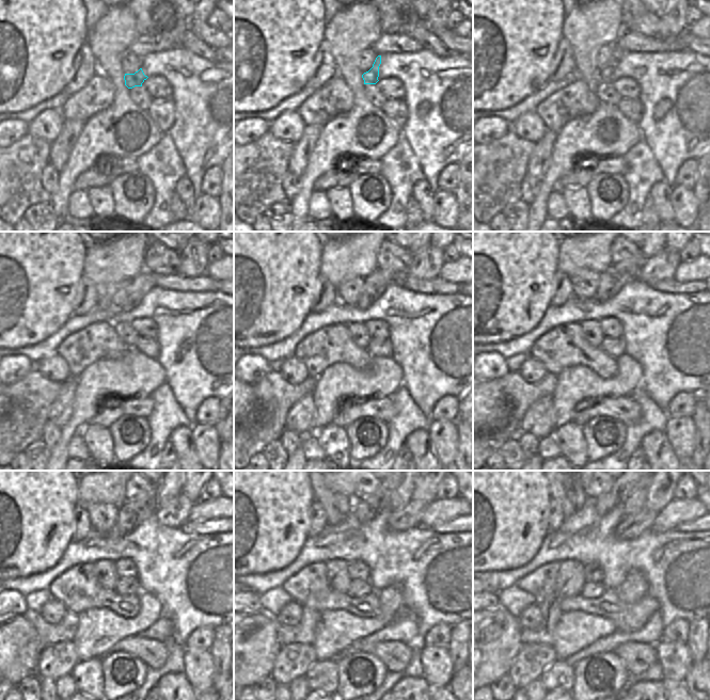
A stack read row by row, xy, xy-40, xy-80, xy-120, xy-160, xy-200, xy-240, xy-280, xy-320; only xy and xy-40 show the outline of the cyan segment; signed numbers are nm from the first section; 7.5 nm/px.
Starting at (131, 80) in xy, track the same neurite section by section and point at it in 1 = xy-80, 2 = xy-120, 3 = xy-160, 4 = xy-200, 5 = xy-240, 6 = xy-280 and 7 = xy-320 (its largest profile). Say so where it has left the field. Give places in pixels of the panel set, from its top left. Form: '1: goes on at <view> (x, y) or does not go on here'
1: goes on at xy-80 (616, 52)
2: goes on at xy-120 (139, 286)
3: goes on at xy-160 (375, 284)
4: goes on at xy-200 (613, 280)
5: goes on at xy-240 (130, 514)
6: goes on at xy-280 (364, 510)
7: goes on at xy-320 (619, 492)

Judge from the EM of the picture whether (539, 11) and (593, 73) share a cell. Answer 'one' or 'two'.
two

